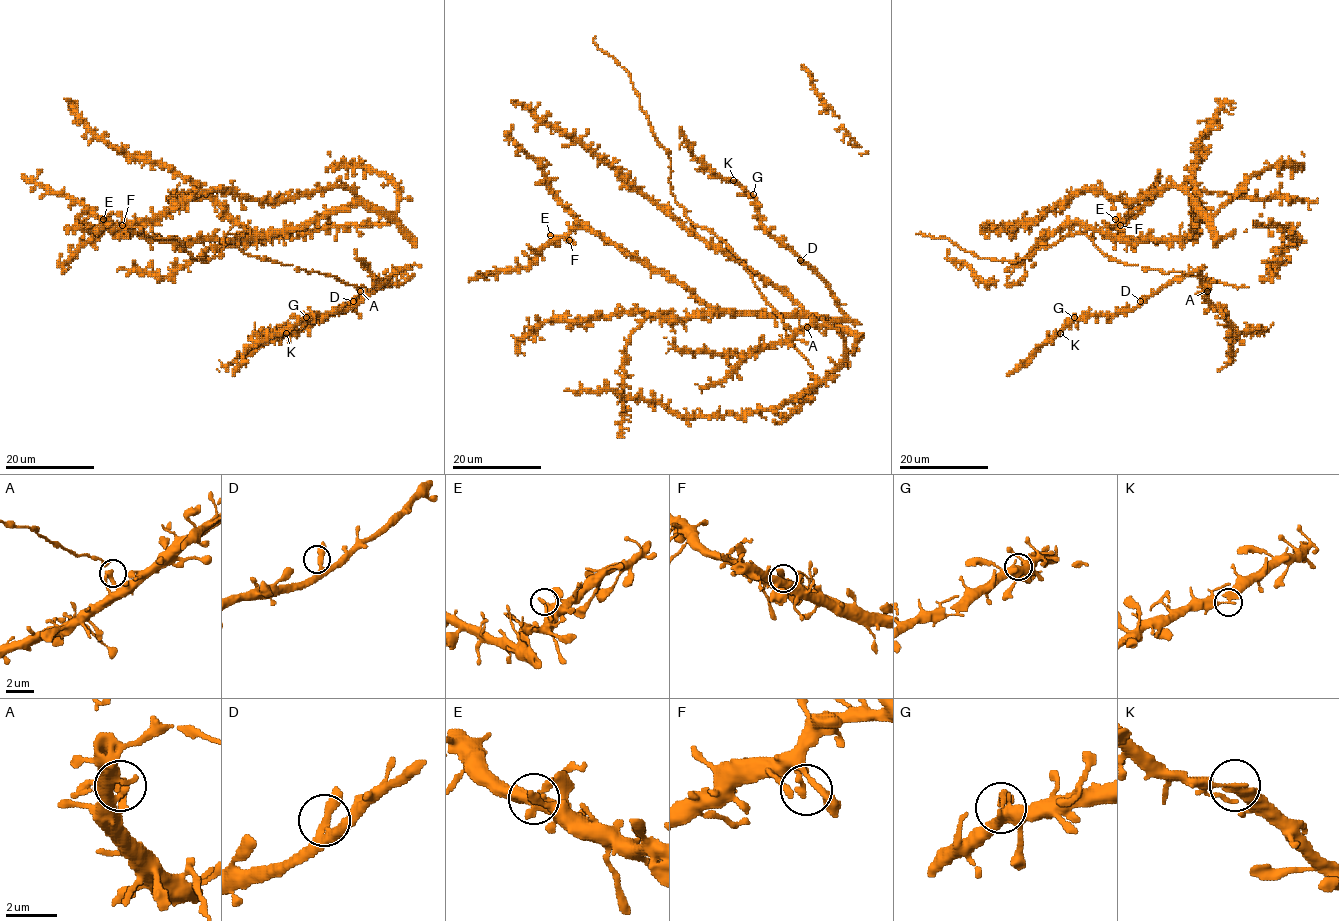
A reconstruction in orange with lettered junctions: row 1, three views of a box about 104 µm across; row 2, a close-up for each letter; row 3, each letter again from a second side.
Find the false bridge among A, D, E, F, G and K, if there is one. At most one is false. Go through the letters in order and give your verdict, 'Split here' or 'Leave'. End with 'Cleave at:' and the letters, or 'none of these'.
A: Leave
D: Leave
E: Leave
F: Leave
G: Leave
K: Leave
Cleave at: none of these

